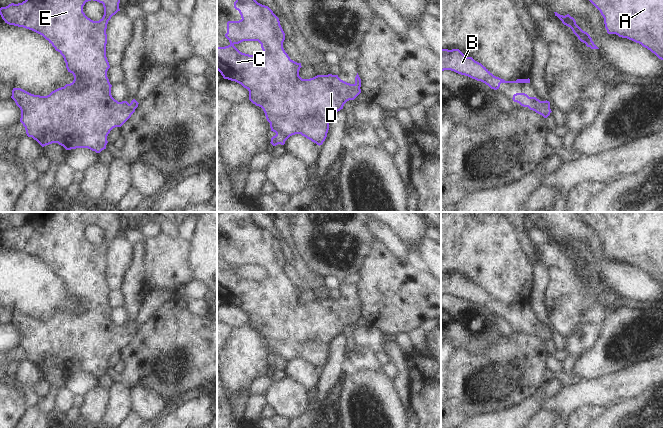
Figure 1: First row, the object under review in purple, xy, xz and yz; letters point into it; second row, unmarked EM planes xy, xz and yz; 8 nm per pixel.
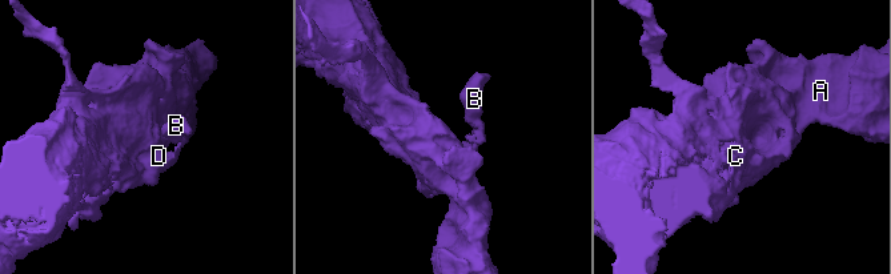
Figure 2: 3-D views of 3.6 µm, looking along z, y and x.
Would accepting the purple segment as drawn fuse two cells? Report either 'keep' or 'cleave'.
keep

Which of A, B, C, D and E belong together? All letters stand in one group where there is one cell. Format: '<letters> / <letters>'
A B C D E

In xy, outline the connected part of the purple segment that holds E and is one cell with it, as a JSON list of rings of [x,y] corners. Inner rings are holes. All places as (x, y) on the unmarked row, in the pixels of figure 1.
[[[30,212],[28,220],[25,225],[18,228],[11,227],[6,231],[0,232],[0,239],[2,243],[5,245],[5,247],[32,254],[42,259],[46,264],[48,264],[49,267],[51,267],[52,270],[55,272],[55,274],[58,275],[63,280],[68,296],[72,297],[74,300],[74,304],[72,307],[66,308],[64,311],[52,315],[47,320],[34,319],[21,312],[13,312],[12,314],[11,322],[15,325],[16,329],[21,334],[20,346],[25,351],[27,360],[32,361],[42,371],[52,367],[58,367],[59,369],[63,370],[66,374],[71,374],[76,372],[88,372],[92,375],[95,375],[96,377],[100,377],[102,374],[106,373],[106,369],[108,367],[107,360],[110,357],[110,355],[115,351],[121,351],[131,341],[131,339],[135,336],[135,333],[138,331],[139,327],[135,323],[133,323],[130,328],[127,325],[118,326],[117,324],[115,324],[111,319],[112,309],[110,308],[109,303],[107,301],[107,295],[110,292],[110,289],[106,281],[106,268],[107,268],[106,253],[108,245],[111,243],[111,241],[115,239],[118,235],[120,235],[119,227],[120,227],[120,216],[116,212]],[[91,224],[103,228],[104,239],[99,245],[91,244],[83,236],[83,230],[85,229],[86,226]]]

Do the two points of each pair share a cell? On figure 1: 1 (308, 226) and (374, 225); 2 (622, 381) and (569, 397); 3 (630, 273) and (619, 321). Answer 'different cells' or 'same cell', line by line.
1: different cells
2: same cell
3: different cells

